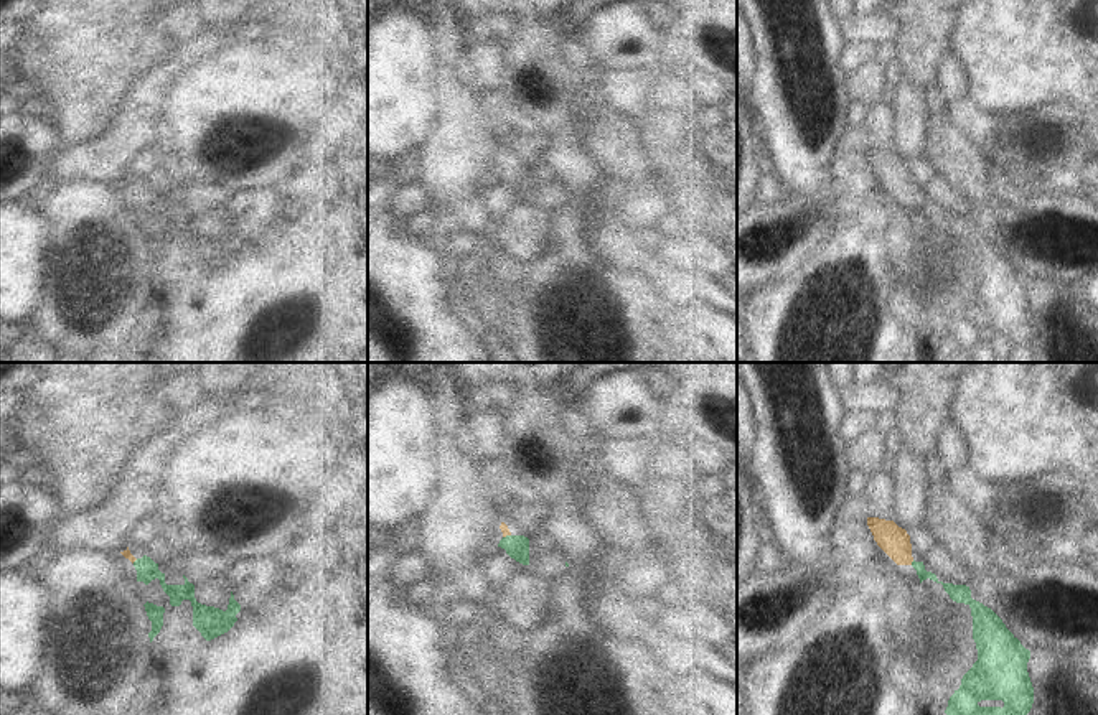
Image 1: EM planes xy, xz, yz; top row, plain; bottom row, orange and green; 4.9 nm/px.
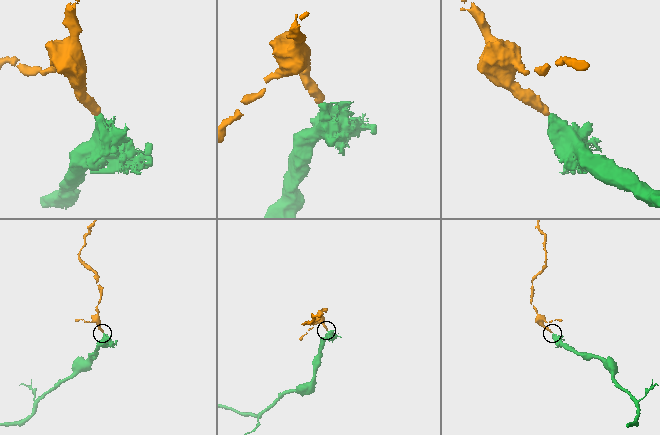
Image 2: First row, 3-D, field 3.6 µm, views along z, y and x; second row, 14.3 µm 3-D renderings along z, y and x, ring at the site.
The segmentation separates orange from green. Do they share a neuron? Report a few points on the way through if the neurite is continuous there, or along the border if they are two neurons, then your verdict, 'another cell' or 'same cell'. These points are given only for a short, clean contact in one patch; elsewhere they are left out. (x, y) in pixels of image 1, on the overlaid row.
way yz (894, 541), (912, 560), (925, 574), (953, 590); same cell

